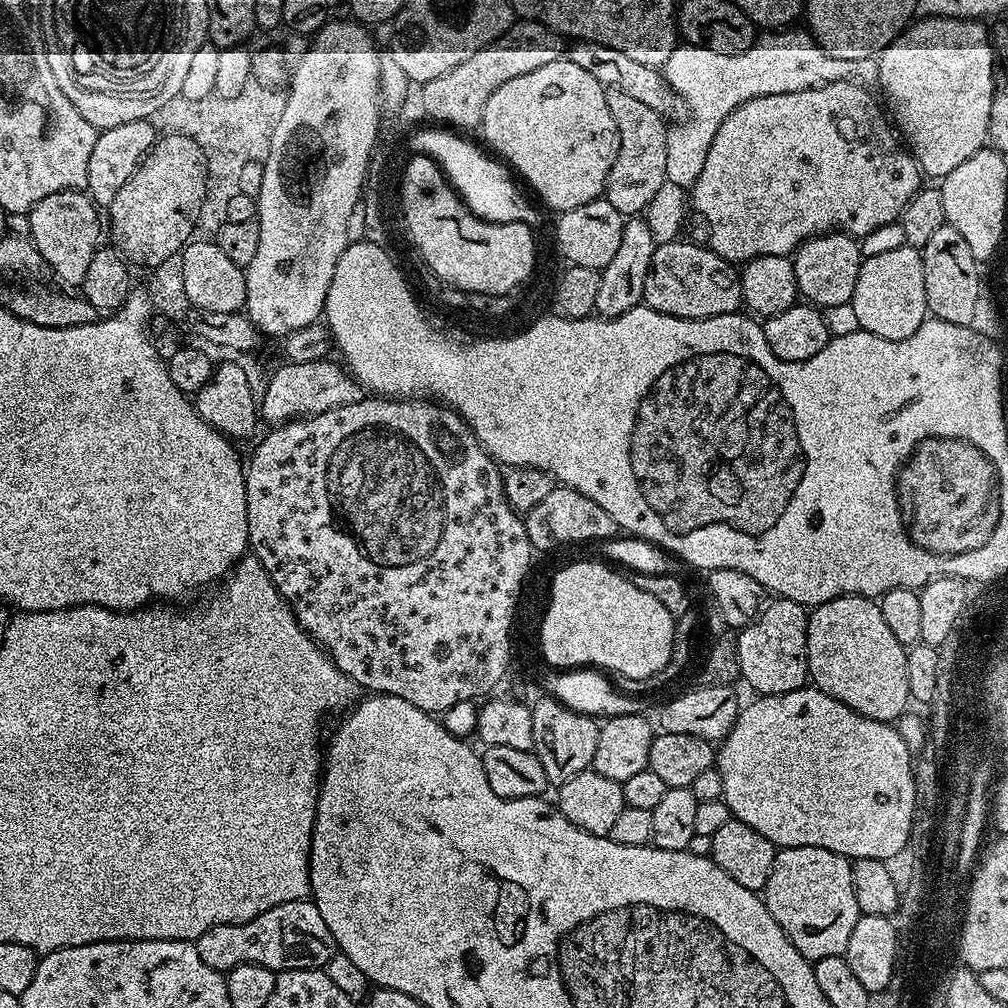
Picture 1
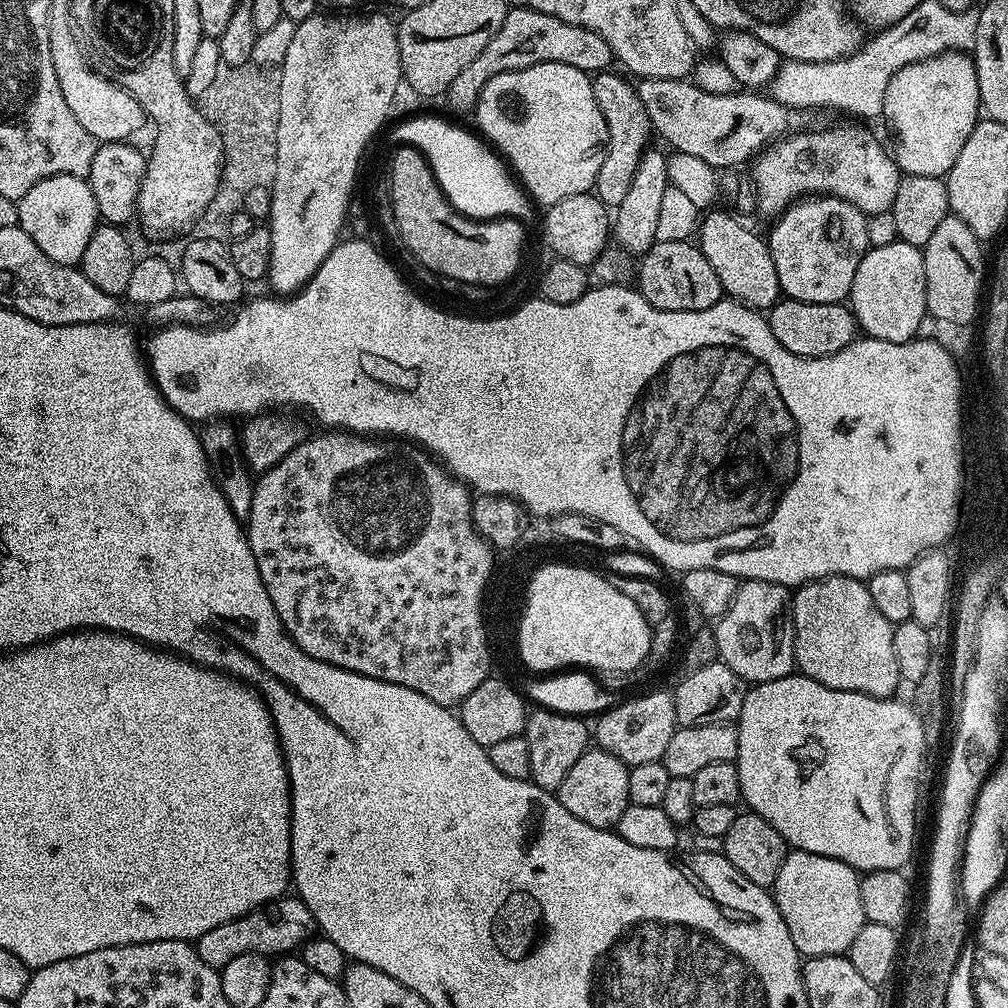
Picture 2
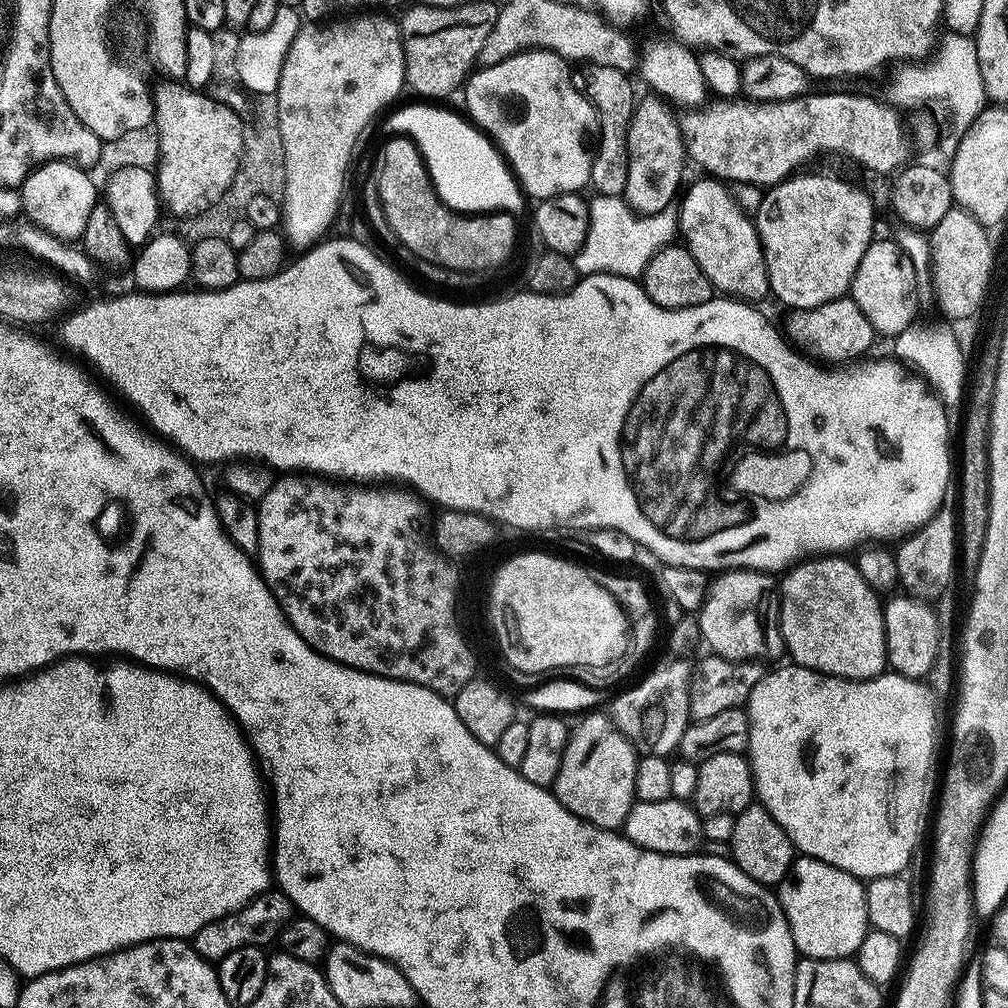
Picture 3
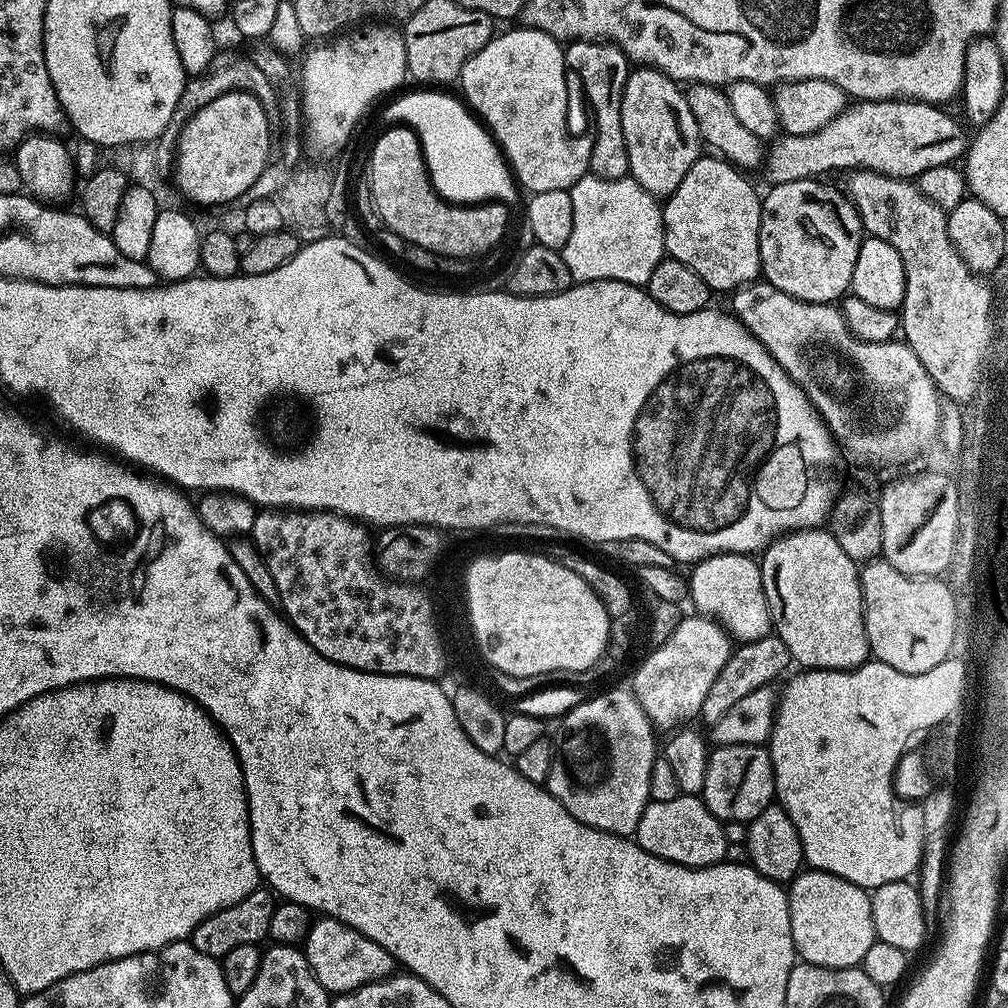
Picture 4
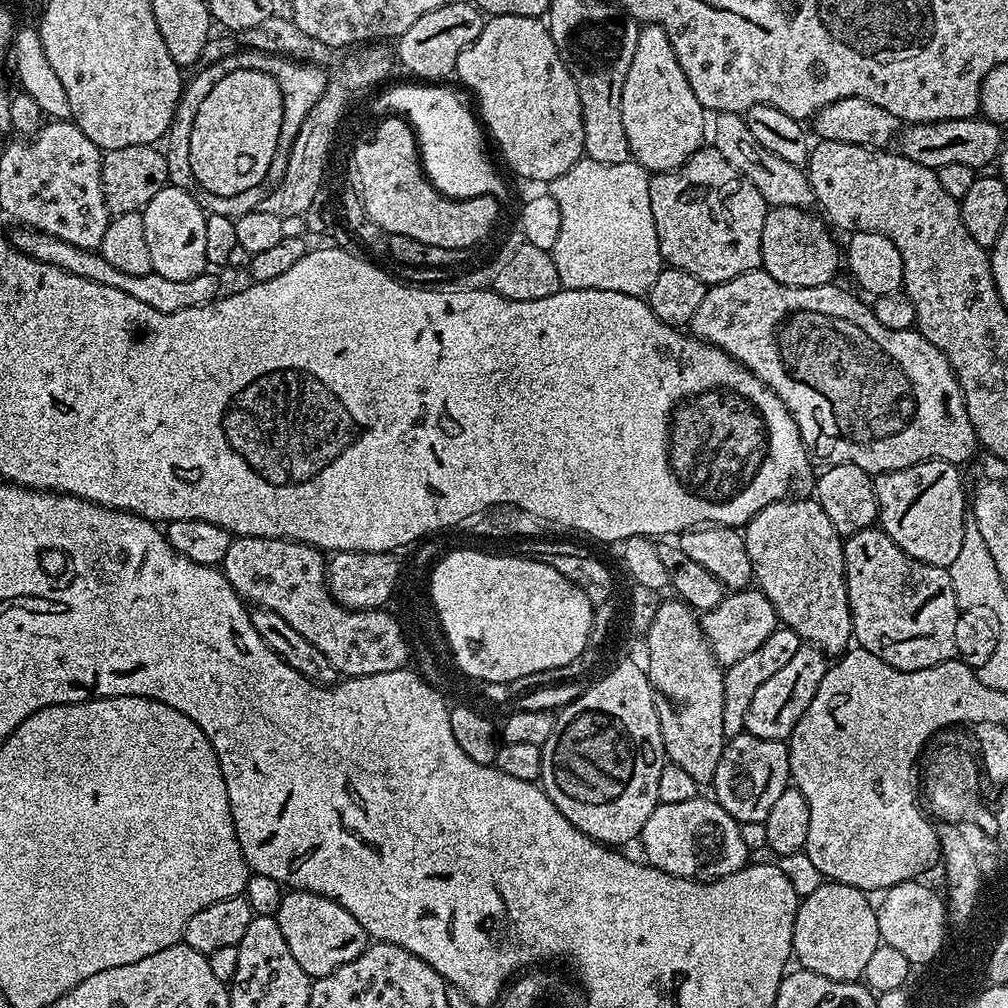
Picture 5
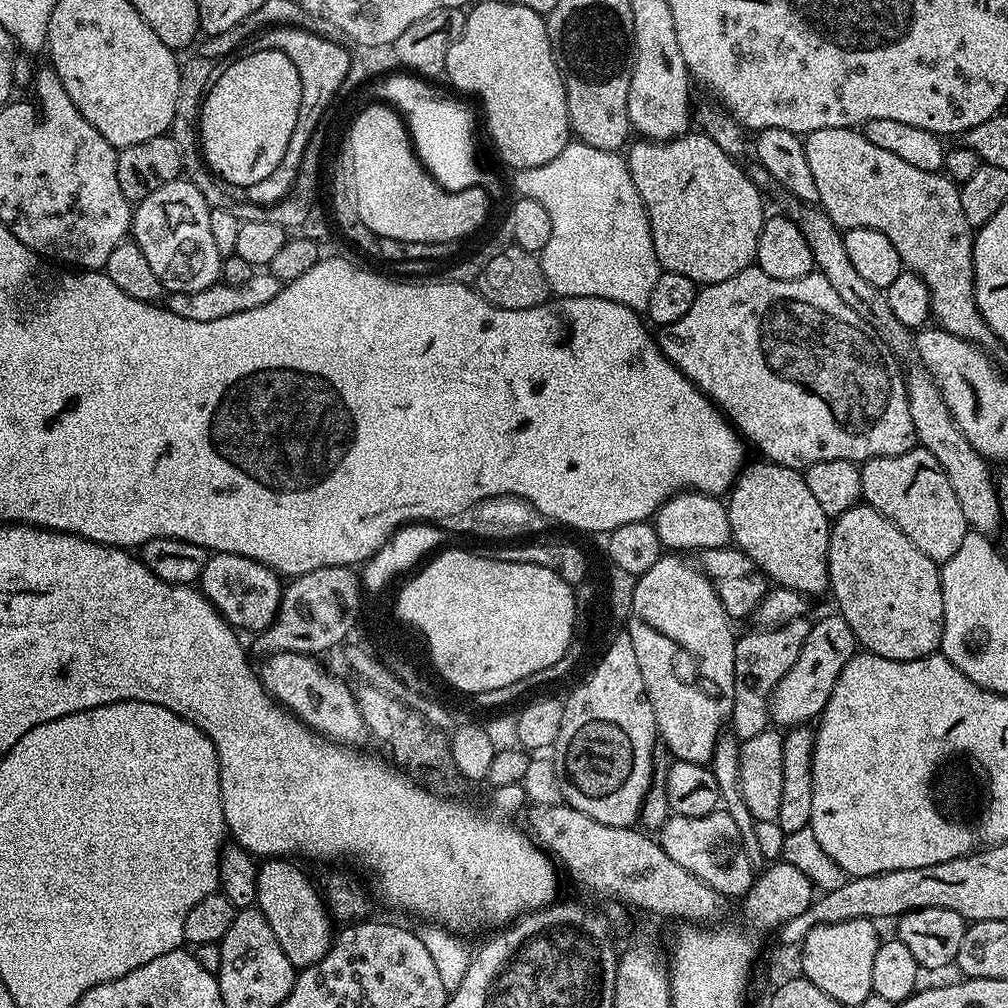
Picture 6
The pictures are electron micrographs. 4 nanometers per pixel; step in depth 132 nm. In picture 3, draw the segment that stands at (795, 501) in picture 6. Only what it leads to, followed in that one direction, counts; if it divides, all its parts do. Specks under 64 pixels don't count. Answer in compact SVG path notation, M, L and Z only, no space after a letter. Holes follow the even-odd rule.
M820 554L815 558L808 558L803 562L797 562L791 565L791 567L779 577L778 595L780 598L780 633L784 639L784 647L787 655L792 655L789 656L791 663L800 664L802 667L807 668L809 672L822 672L825 677L839 678L841 680L875 680L885 671L888 662L882 600L879 600L879 598L876 597L879 596L877 589L871 588L866 582L866 578L862 578L862 574L858 574L855 563L853 563L851 559L844 559L848 558L845 558L840 554Z

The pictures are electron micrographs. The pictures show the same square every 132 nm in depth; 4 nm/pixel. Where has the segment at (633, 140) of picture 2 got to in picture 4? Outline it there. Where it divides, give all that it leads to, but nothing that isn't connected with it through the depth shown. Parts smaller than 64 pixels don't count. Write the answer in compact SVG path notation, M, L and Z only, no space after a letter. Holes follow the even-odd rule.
M573 40L564 48L565 65L580 79L592 116L596 119L596 132L592 136L592 149L588 163L591 175L604 180L622 180L629 175L626 138L622 134L622 94L628 81L630 61L619 45L604 40Z

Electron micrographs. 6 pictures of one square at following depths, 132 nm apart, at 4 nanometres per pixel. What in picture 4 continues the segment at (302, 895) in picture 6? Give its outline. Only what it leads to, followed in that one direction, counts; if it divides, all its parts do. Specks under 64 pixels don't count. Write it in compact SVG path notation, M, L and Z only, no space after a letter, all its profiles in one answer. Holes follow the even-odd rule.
M316 918L311 921L302 941L302 951L310 970L329 994L352 992L363 984L369 984L371 980L389 975L394 968L392 955L378 946L378 942L366 938L341 920L331 918Z

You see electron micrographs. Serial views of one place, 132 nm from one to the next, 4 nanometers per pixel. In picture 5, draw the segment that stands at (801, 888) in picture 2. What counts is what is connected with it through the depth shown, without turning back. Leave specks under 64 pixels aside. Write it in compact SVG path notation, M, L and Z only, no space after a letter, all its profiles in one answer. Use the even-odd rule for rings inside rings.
M821 882L818 890L803 897L800 909L796 912L794 922L794 938L792 951L795 959L800 959L799 967L805 972L822 974L831 980L859 981L866 970L866 962L874 955L874 950L881 944L878 918L873 901L868 901L869 893L862 888L837 884L835 882Z

